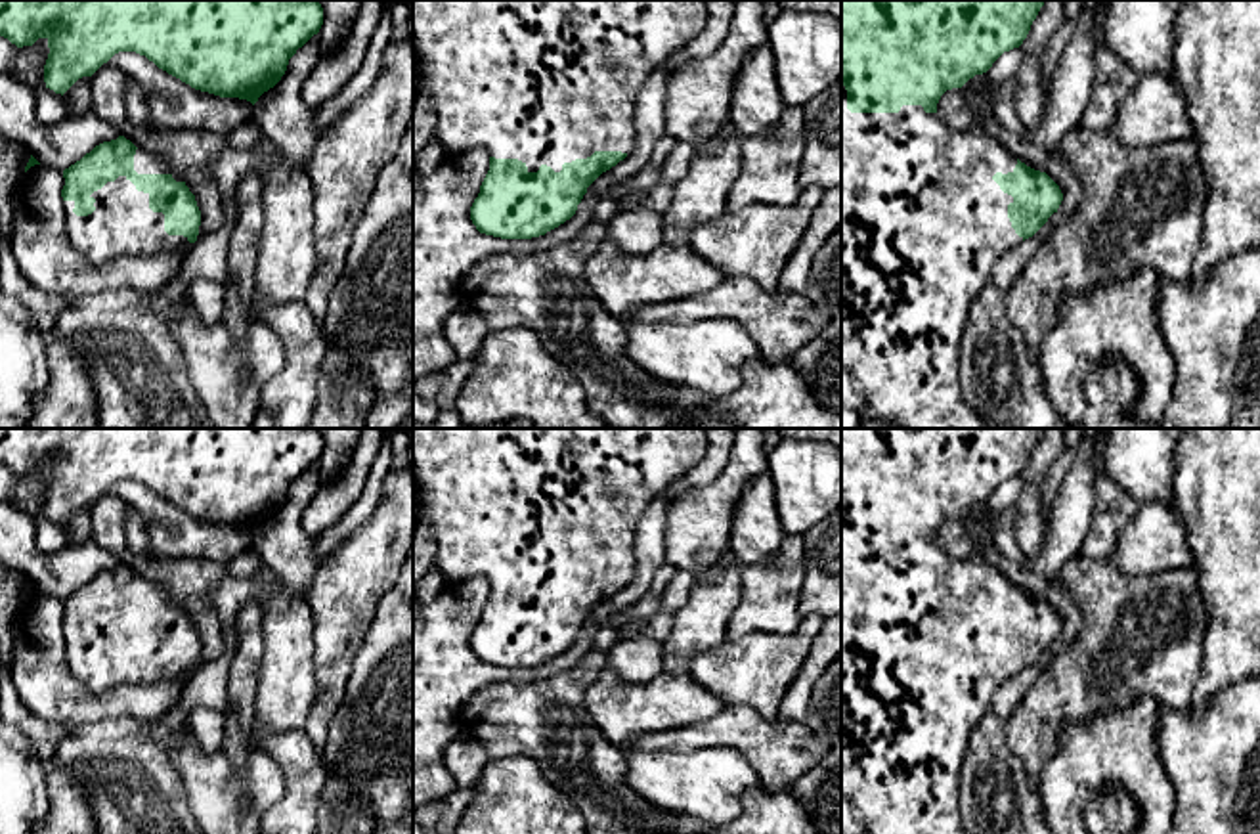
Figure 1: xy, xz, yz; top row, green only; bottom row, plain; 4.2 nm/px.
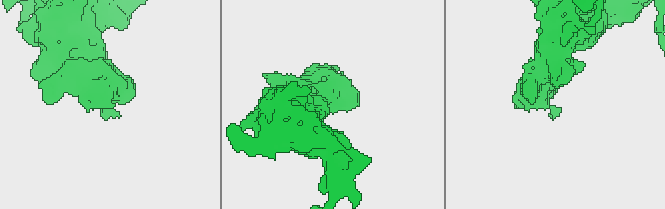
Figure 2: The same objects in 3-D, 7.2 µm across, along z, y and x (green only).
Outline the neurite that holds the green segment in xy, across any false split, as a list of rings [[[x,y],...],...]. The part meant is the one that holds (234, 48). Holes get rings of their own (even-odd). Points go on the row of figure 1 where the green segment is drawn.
[[[0,0],[0,36],[17,48],[48,40],[46,88],[65,94],[119,52],[136,52],[195,90],[252,105],[323,25],[319,0]]]

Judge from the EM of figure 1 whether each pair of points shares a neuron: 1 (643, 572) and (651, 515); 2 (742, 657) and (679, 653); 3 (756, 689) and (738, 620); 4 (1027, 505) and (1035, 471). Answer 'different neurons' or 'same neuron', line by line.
1: same neuron
2: different neurons
3: different neurons
4: different neurons

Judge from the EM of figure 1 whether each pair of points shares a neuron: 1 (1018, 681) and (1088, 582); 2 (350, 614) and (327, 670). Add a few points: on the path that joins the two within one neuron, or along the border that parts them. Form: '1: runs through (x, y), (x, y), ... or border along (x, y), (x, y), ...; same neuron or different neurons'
1: border along (1050, 660), (1012, 710); different neurons
2: runs through (339, 628), (333, 657); same neuron

